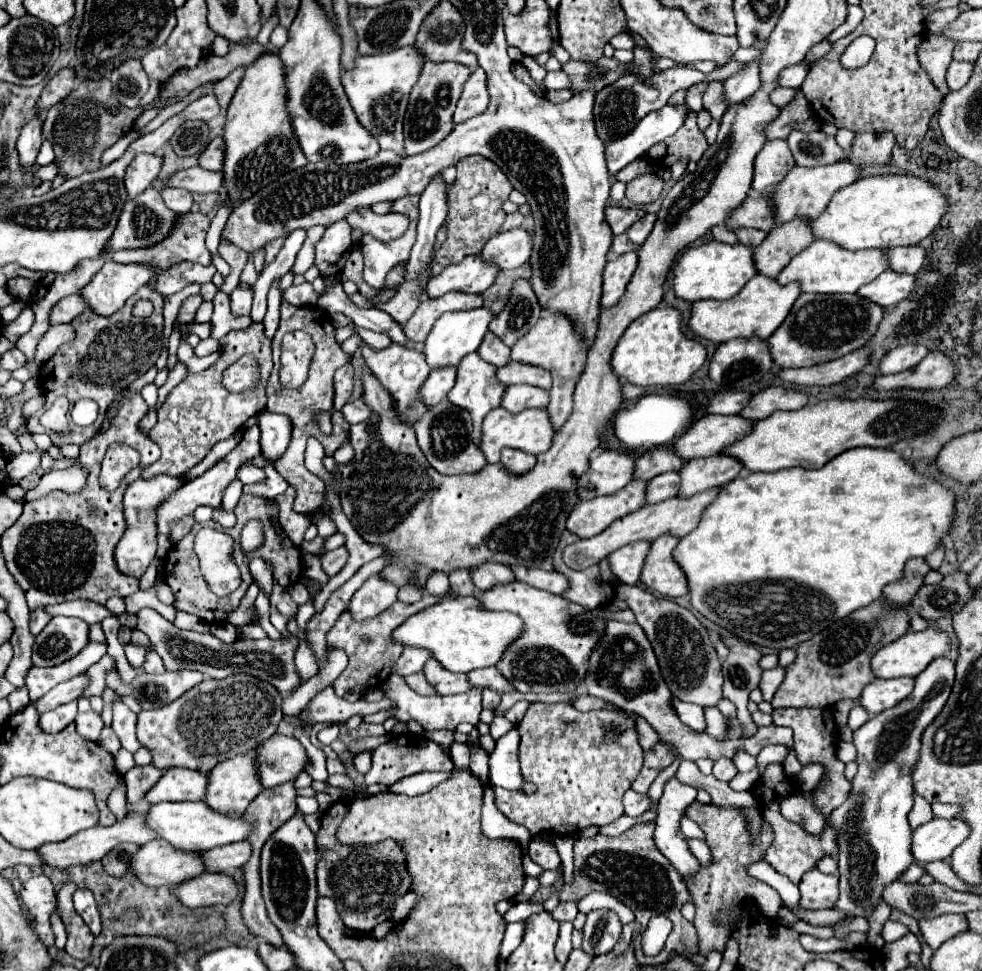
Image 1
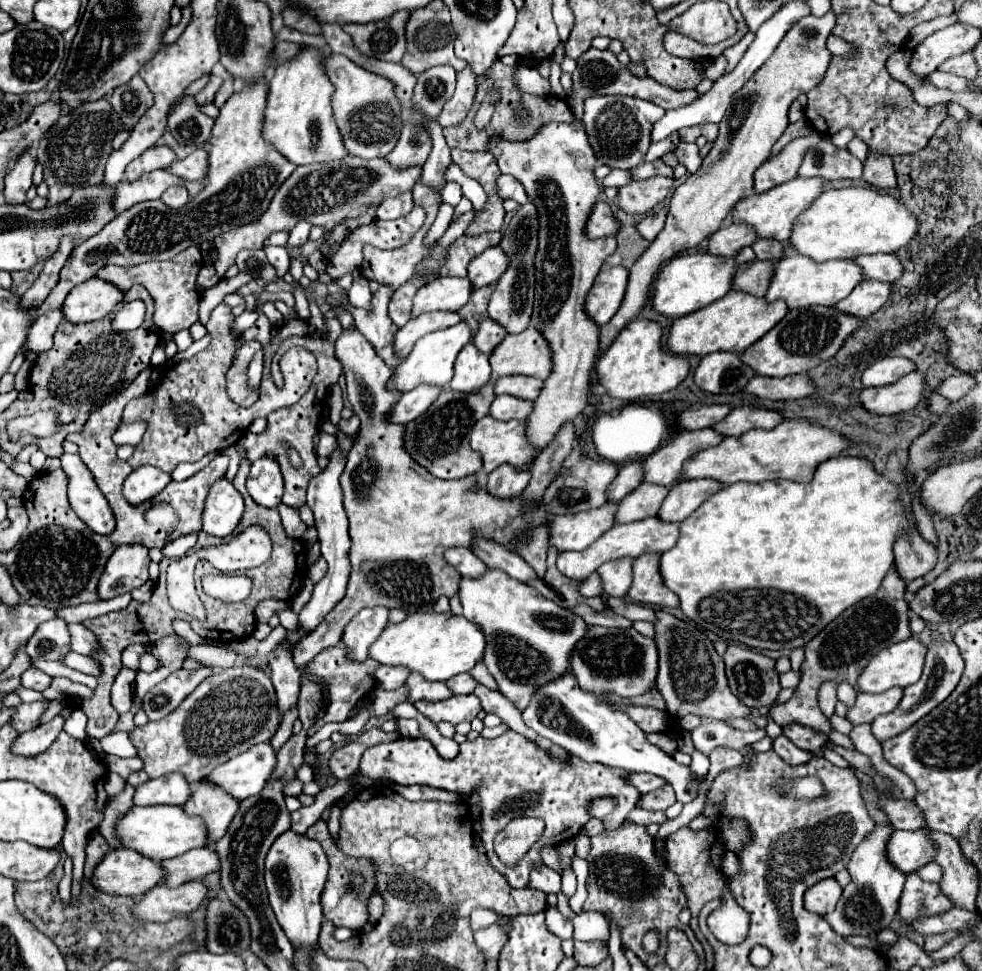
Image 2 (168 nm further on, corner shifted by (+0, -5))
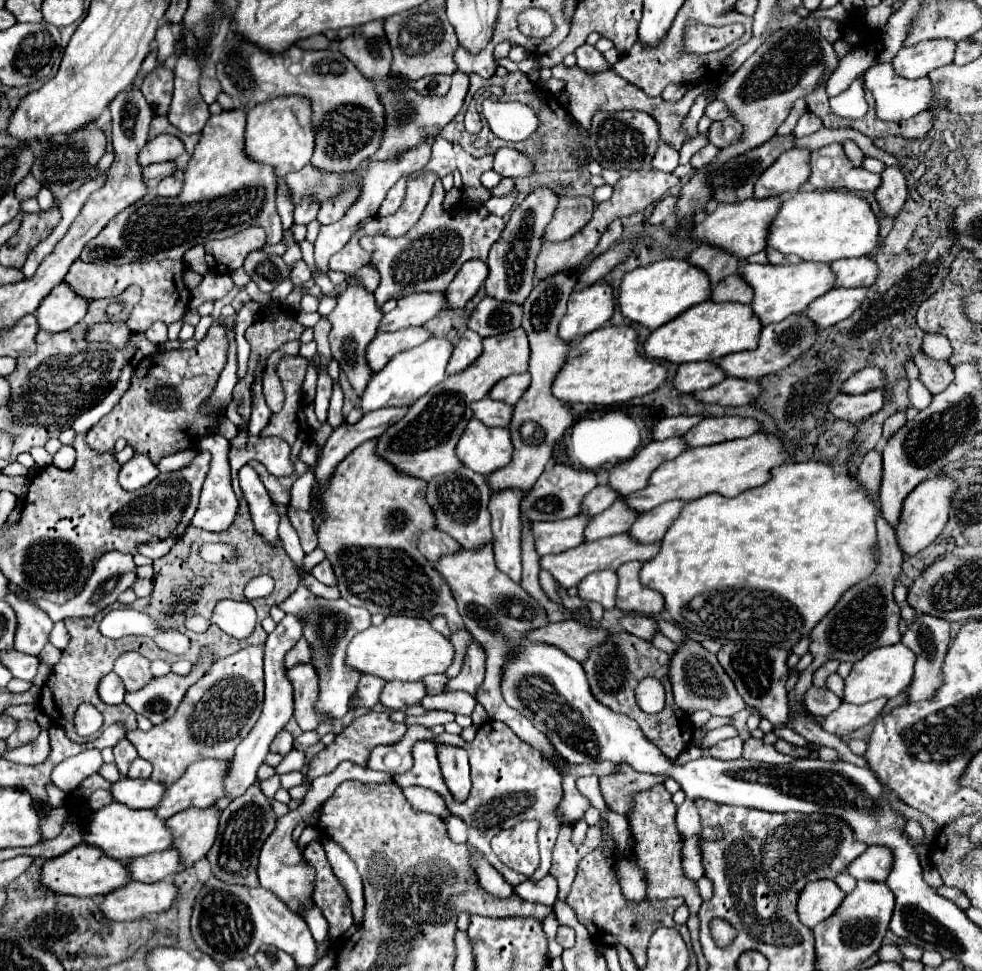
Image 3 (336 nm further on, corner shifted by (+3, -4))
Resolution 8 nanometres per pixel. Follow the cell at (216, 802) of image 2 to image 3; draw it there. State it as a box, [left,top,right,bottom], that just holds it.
[166,808,218,868]

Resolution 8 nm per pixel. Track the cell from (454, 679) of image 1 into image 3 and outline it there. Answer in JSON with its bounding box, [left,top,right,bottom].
[380,682,426,710]

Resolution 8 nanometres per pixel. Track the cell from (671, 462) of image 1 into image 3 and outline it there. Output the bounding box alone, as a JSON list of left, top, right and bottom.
[580,486,618,518]

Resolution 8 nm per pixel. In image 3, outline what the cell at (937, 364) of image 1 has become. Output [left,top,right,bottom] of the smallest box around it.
[828,390,884,422]

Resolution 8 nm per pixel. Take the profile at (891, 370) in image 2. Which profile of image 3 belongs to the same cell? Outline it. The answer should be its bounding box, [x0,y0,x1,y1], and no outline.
[842,368,886,394]

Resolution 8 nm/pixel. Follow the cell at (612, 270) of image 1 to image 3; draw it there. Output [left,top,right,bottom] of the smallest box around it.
[558,282,614,344]

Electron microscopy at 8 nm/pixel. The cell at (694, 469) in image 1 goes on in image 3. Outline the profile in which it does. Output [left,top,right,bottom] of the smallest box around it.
[628,500,684,544]

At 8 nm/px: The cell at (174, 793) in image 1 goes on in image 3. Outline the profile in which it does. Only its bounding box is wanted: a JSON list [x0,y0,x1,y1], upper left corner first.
[110,778,164,810]

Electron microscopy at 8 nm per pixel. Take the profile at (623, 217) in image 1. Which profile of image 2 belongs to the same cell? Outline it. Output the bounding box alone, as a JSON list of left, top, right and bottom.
[587,203,621,237]

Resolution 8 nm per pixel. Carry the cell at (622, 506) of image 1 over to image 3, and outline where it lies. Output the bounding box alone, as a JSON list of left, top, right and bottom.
[530,514,590,556]

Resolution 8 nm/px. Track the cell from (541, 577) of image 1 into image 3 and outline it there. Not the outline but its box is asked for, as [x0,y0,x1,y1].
[426,466,492,550]

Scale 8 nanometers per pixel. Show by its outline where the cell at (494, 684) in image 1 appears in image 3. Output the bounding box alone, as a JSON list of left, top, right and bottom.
[424,674,448,694]

